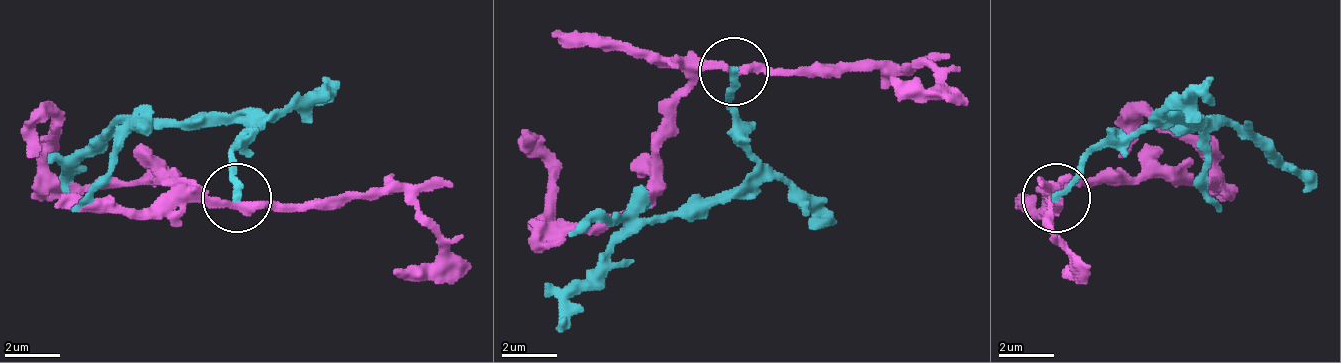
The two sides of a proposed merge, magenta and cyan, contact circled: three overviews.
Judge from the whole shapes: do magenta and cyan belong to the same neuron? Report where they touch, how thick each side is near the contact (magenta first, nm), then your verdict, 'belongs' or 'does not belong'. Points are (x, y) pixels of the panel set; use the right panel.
(1056, 198) | 280/280 nm | does not belong

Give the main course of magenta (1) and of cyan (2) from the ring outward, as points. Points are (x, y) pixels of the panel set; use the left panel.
1: (235, 203), (207, 203), (187, 182), (159, 175), (98, 182), (50, 169), (50, 114), (29, 155)
2: (235, 196), (235, 148), (255, 127), (235, 121), (125, 121), (63, 189)

